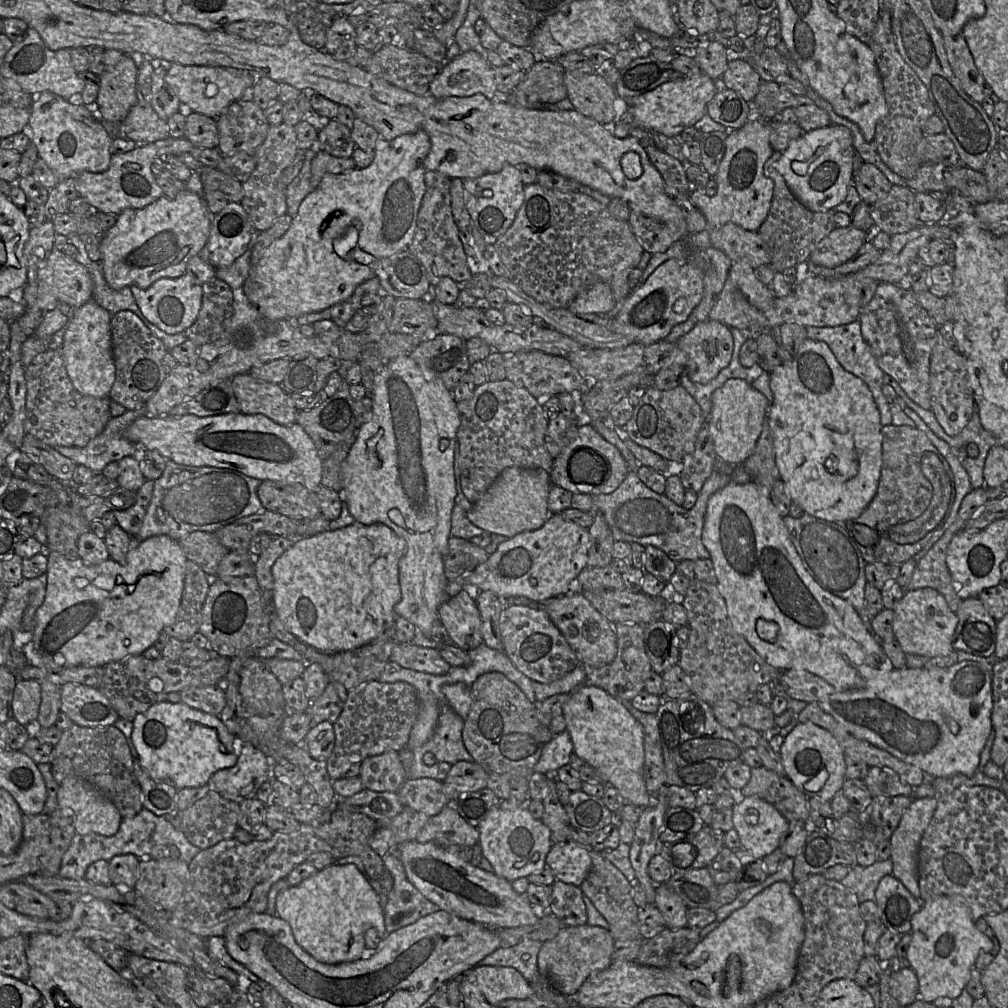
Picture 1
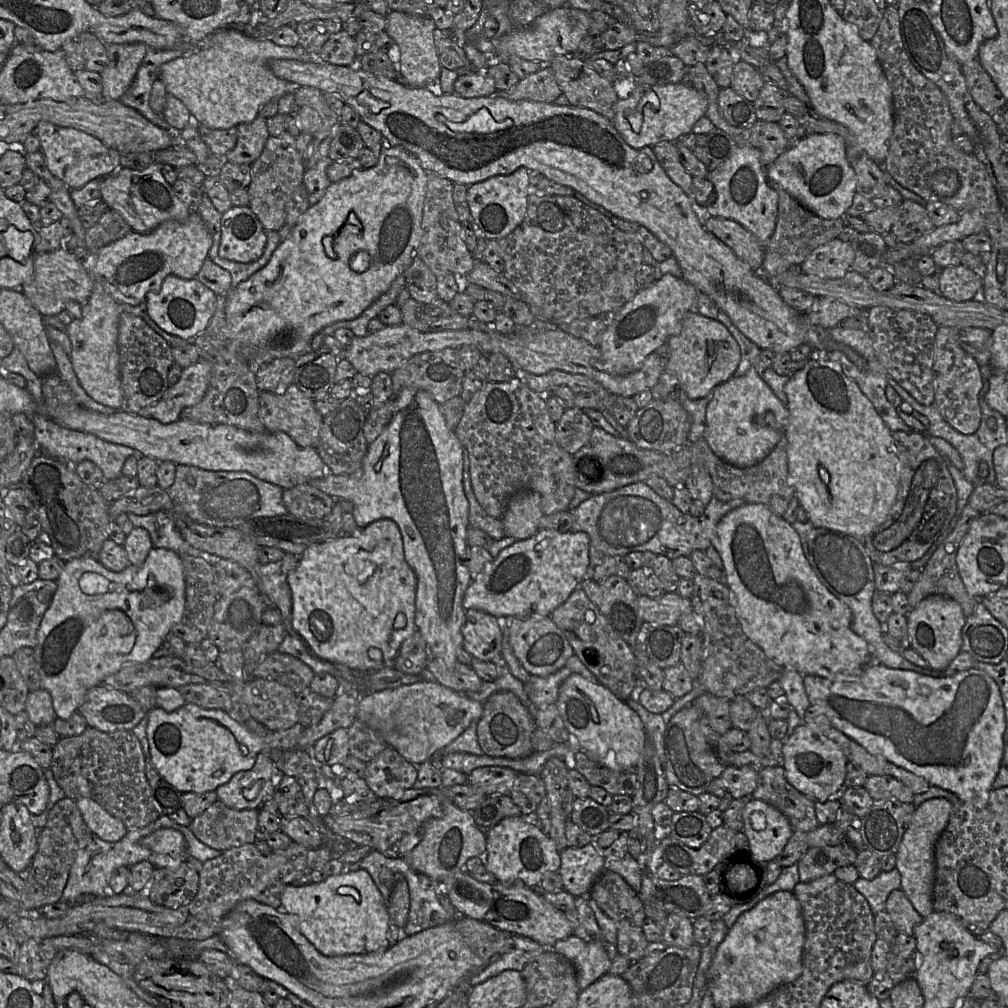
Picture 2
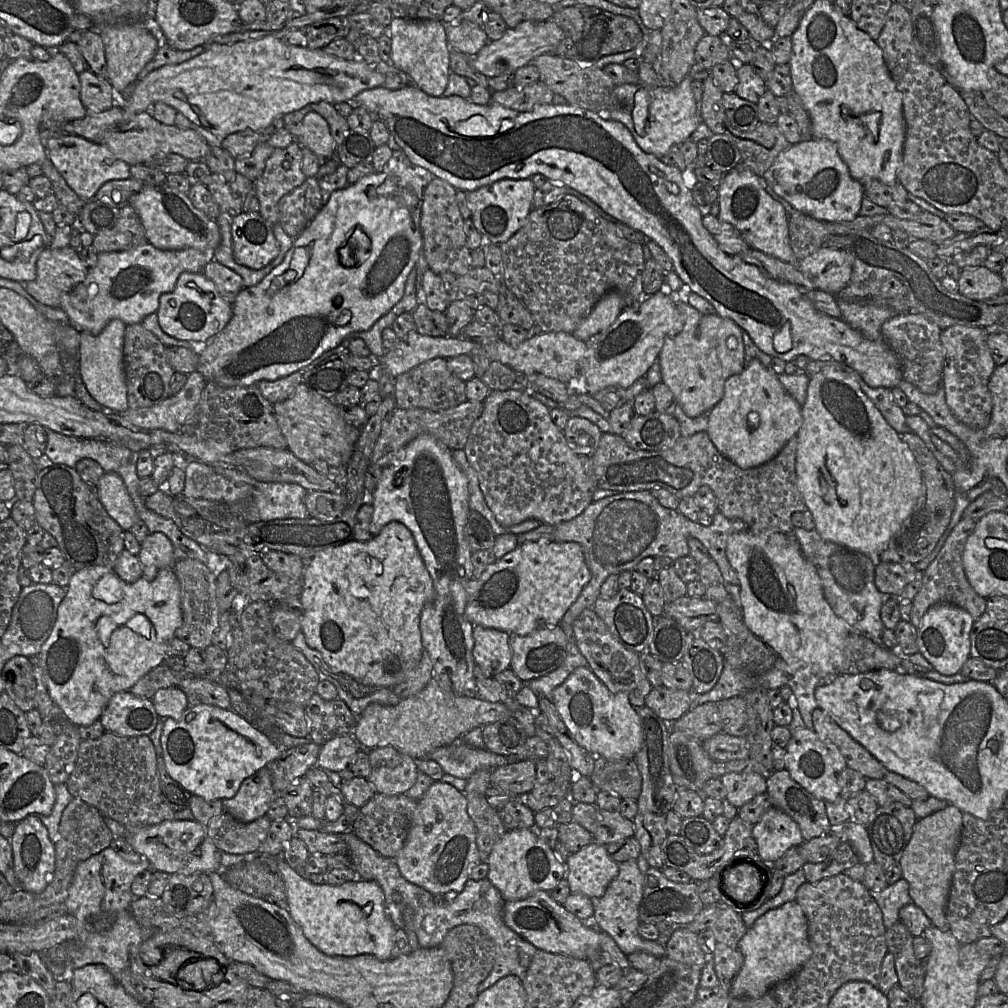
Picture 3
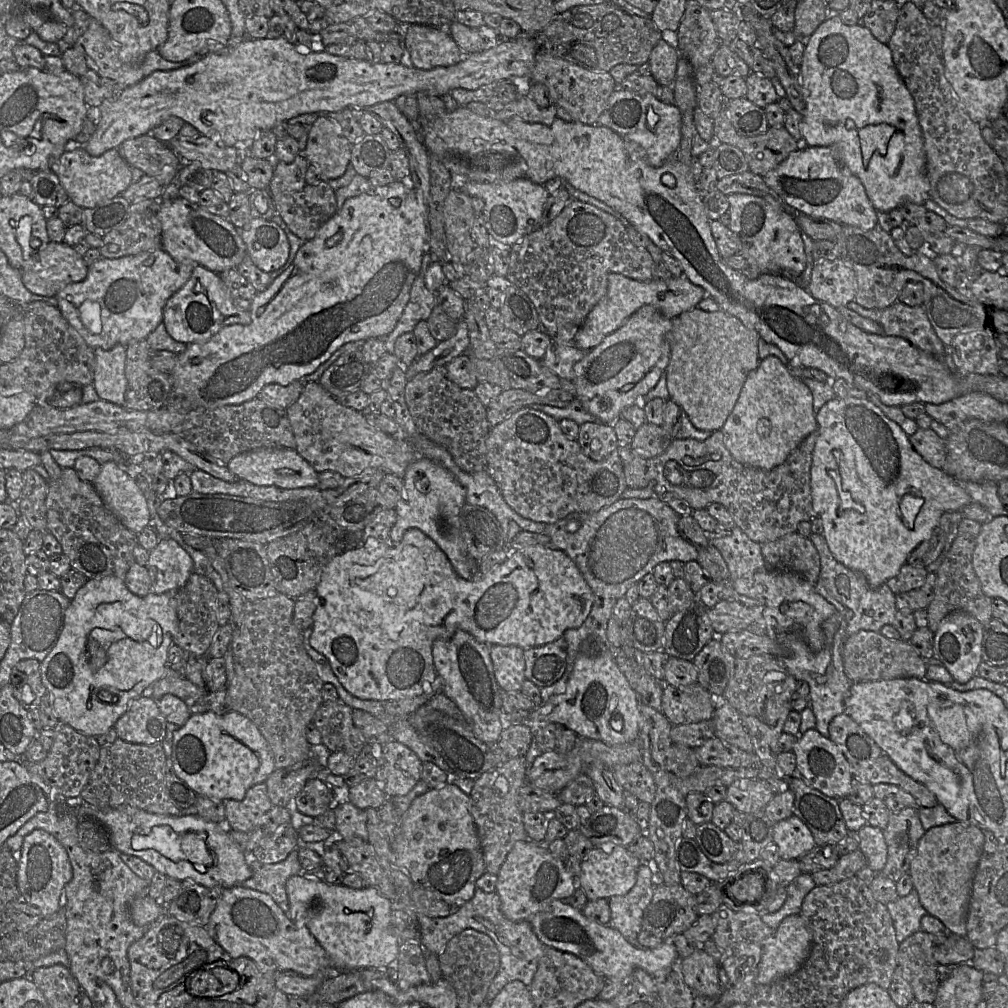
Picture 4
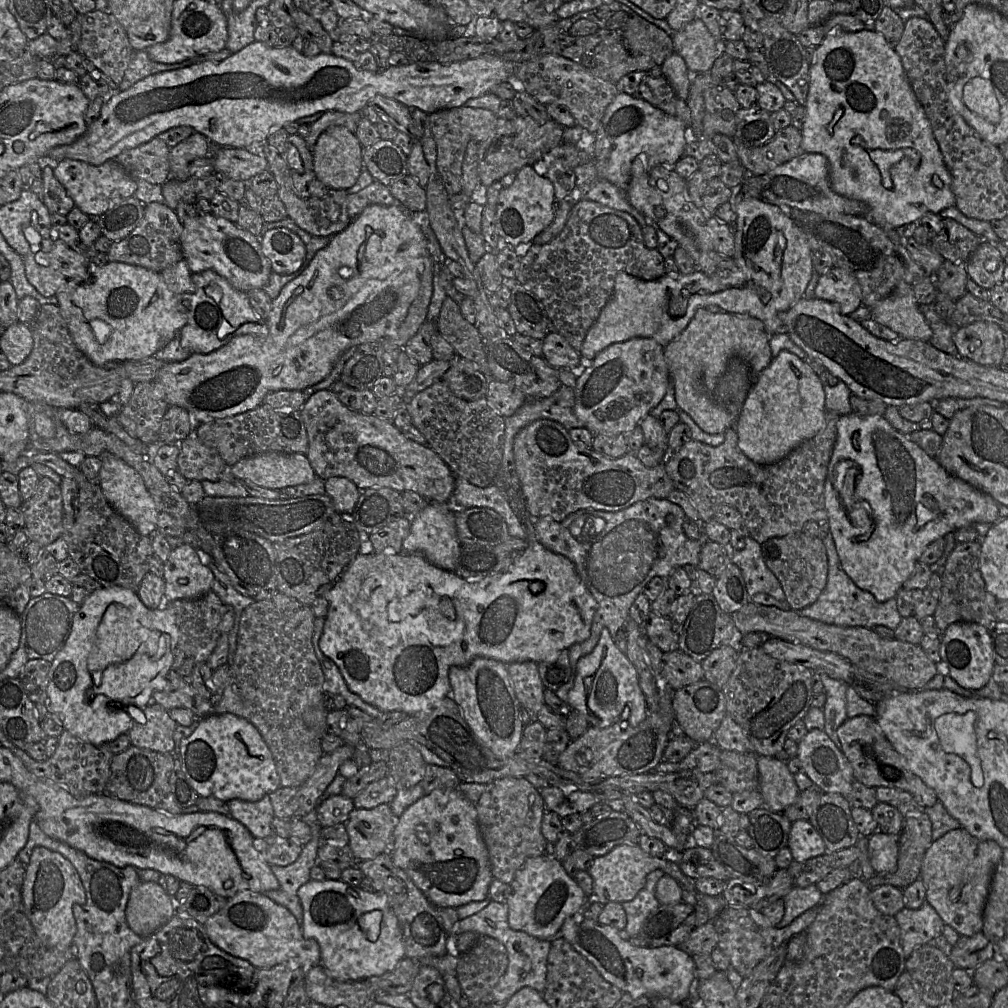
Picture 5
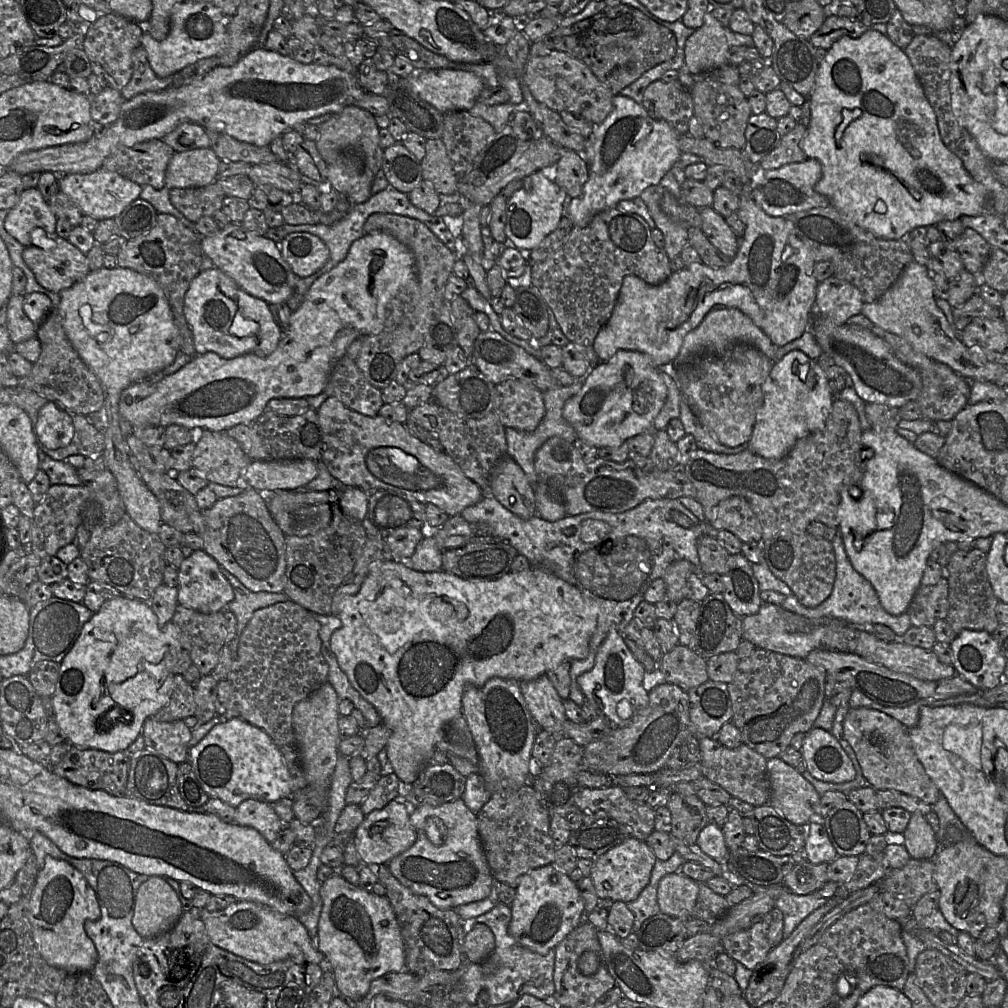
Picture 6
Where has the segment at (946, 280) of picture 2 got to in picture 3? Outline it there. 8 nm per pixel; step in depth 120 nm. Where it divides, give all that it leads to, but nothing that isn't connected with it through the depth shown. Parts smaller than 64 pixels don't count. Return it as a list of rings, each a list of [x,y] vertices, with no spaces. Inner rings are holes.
[[[984,266],[962,269],[958,285],[958,293],[977,301],[995,298],[1004,292],[1000,274]]]

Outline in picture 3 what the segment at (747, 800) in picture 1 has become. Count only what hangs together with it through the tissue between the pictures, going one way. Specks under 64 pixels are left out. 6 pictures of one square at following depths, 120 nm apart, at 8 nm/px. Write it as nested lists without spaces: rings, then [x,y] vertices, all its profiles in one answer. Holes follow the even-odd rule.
[[[769,808],[754,824],[752,837],[758,847],[760,862],[771,865],[785,852],[804,842],[799,825],[778,808]]]

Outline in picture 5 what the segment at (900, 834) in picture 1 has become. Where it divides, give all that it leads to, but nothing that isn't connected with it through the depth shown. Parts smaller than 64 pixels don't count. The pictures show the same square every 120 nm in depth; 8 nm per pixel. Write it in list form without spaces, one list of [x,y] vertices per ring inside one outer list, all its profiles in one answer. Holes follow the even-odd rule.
[[[963,827],[945,833],[926,850],[920,870],[920,879],[926,886],[926,901],[937,911],[944,923],[953,927],[960,936],[972,936],[981,932],[983,910],[992,875],[1002,855],[1003,849],[995,841],[978,839]]]

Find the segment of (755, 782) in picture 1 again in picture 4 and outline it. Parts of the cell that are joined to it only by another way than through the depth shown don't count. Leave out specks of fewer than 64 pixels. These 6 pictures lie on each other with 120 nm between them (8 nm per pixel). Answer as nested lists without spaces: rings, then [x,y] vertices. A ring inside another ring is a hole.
[[[789,777],[787,787],[794,794],[793,815],[811,831],[817,846],[835,844],[849,834],[839,800],[808,786],[800,777]]]

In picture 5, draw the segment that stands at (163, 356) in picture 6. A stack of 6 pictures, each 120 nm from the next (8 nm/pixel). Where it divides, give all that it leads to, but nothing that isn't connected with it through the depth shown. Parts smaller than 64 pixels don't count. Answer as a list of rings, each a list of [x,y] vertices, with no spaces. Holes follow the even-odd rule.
[[[186,260],[156,272],[141,266],[108,262],[90,271],[86,278],[57,293],[58,306],[77,348],[95,365],[120,364],[140,360],[154,354],[178,337],[187,323],[187,315],[178,310],[178,296],[191,287],[192,273]],[[111,453],[101,456],[102,466],[97,483],[110,505],[144,536],[152,537],[157,531],[159,511],[139,473],[122,459]]]

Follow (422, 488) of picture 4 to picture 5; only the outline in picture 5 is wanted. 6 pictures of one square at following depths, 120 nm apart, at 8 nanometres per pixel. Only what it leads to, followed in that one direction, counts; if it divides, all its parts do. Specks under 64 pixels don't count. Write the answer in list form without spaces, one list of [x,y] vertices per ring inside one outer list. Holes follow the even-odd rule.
[[[429,502],[424,509],[411,517],[410,533],[403,541],[402,552],[421,554],[432,564],[446,571],[454,572],[461,549],[455,525],[456,509],[449,503]]]

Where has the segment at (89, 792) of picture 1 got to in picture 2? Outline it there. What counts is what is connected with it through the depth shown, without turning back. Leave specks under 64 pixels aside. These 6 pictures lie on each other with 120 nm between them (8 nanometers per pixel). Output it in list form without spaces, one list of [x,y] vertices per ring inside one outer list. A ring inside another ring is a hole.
[[[82,797],[75,802],[85,823],[98,838],[116,842],[127,834],[128,829],[124,822],[110,814],[95,800]]]

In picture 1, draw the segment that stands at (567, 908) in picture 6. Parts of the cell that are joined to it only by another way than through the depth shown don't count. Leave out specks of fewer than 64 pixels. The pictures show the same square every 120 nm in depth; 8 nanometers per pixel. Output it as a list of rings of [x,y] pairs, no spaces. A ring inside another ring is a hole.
[[[502,800],[477,826],[479,845],[484,858],[498,877],[512,882],[539,873],[546,867],[546,856],[553,845],[549,829],[528,812],[522,804]]]

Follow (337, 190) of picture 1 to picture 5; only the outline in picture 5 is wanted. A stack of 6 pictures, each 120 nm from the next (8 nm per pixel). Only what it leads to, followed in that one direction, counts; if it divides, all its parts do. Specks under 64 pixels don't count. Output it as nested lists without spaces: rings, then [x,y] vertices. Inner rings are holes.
[[[373,204],[367,206],[356,218],[351,220],[348,226],[341,232],[332,236],[328,246],[319,250],[306,269],[296,278],[287,283],[277,298],[272,301],[271,311],[266,320],[269,334],[265,339],[259,339],[253,335],[238,335],[232,337],[225,345],[218,350],[208,354],[191,354],[181,362],[166,363],[159,371],[155,380],[159,381],[165,389],[166,400],[169,406],[179,406],[188,411],[197,426],[215,419],[222,419],[241,414],[263,404],[265,396],[279,390],[303,391],[306,388],[322,381],[331,371],[339,356],[348,348],[366,342],[391,337],[396,334],[401,323],[405,319],[408,309],[416,297],[425,264],[426,238],[421,229],[411,218],[411,213],[400,205],[383,206]]]

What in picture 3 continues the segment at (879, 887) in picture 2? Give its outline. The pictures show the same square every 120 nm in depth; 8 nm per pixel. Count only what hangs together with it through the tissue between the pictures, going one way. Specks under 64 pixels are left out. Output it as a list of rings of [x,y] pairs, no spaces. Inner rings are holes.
[[[901,878],[894,884],[888,884],[879,892],[870,892],[877,902],[883,914],[883,922],[886,928],[899,921],[899,910],[913,903],[909,894],[909,884]]]

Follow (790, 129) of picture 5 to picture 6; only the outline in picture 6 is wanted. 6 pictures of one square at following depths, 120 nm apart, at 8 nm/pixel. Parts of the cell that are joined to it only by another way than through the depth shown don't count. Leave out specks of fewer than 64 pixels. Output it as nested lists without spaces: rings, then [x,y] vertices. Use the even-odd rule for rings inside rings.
[[[797,123],[795,128],[783,135],[778,146],[766,155],[758,164],[764,170],[776,169],[783,165],[802,162],[807,157],[802,150],[802,141],[807,127]]]

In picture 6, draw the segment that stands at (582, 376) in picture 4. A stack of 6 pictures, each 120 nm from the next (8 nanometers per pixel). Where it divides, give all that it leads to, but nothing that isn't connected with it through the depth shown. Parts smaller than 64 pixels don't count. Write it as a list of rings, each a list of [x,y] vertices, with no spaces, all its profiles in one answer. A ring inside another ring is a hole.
[[[619,350],[608,361],[600,362],[597,366],[591,367],[589,372],[584,377],[576,379],[583,379],[583,386],[575,396],[565,403],[563,417],[574,428],[578,438],[597,448],[618,447],[625,443],[629,438],[636,436],[648,429],[654,429],[653,421],[663,407],[667,397],[667,387],[660,373],[660,368],[655,366],[652,358],[648,354],[638,351]]]

